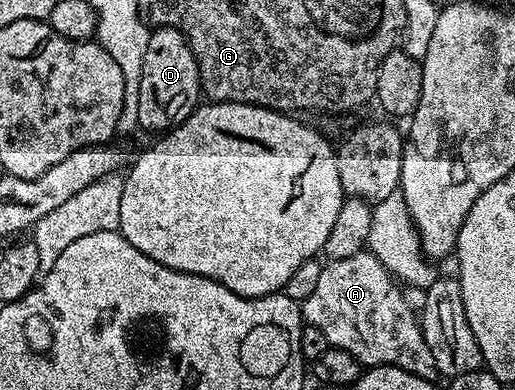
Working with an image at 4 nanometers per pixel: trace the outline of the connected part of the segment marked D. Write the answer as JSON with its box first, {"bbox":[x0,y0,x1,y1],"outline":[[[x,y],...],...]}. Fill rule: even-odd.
{"bbox":[139,26,202,134],"outline":[[[169,26],[155,27],[148,38],[140,81],[139,129],[147,128],[153,134],[169,132],[193,114],[200,104],[198,96],[202,95],[198,59],[186,39],[186,33]]]}

